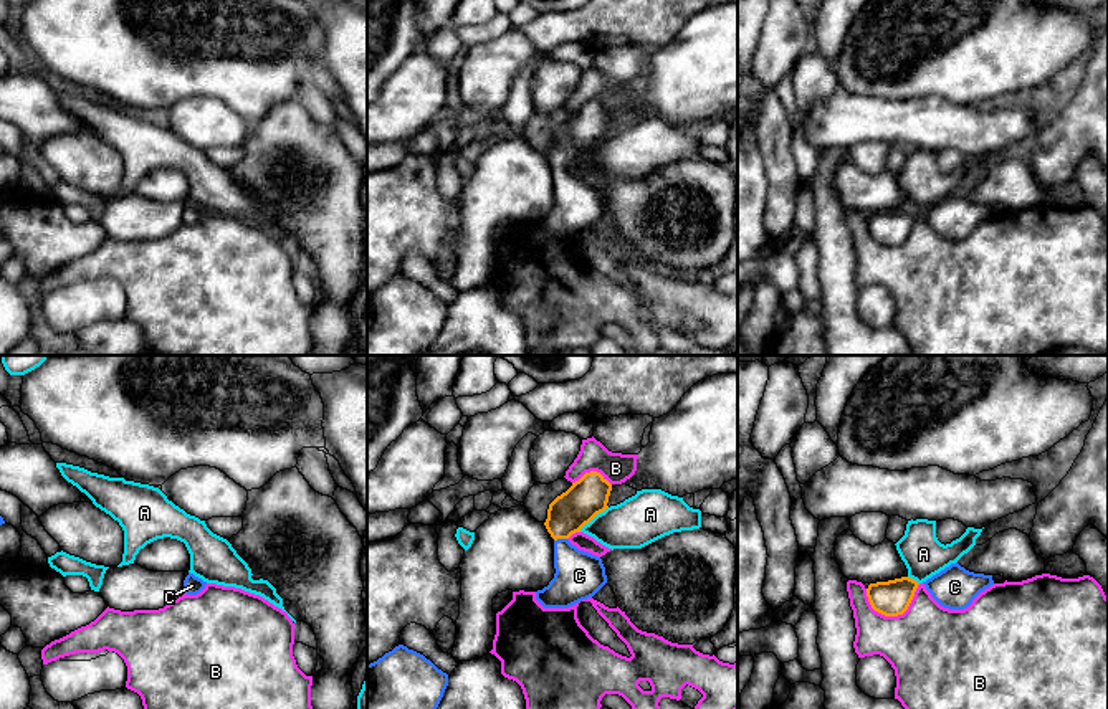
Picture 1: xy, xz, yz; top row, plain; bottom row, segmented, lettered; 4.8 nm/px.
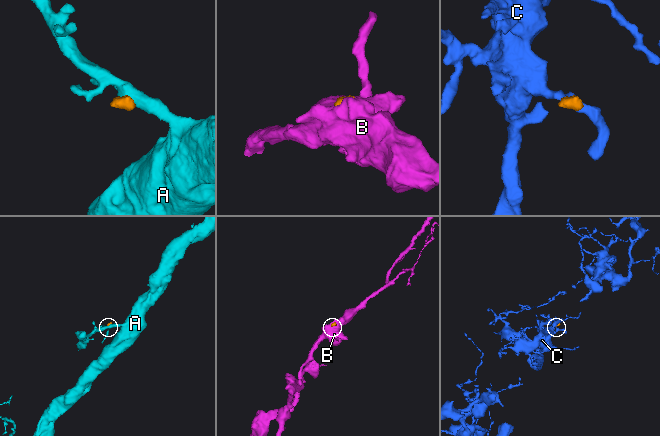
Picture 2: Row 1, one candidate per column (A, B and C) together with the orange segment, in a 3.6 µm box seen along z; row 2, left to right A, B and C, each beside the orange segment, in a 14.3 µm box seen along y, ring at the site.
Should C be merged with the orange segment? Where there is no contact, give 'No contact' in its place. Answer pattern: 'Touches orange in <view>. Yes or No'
Touches orange in xz. Yes

